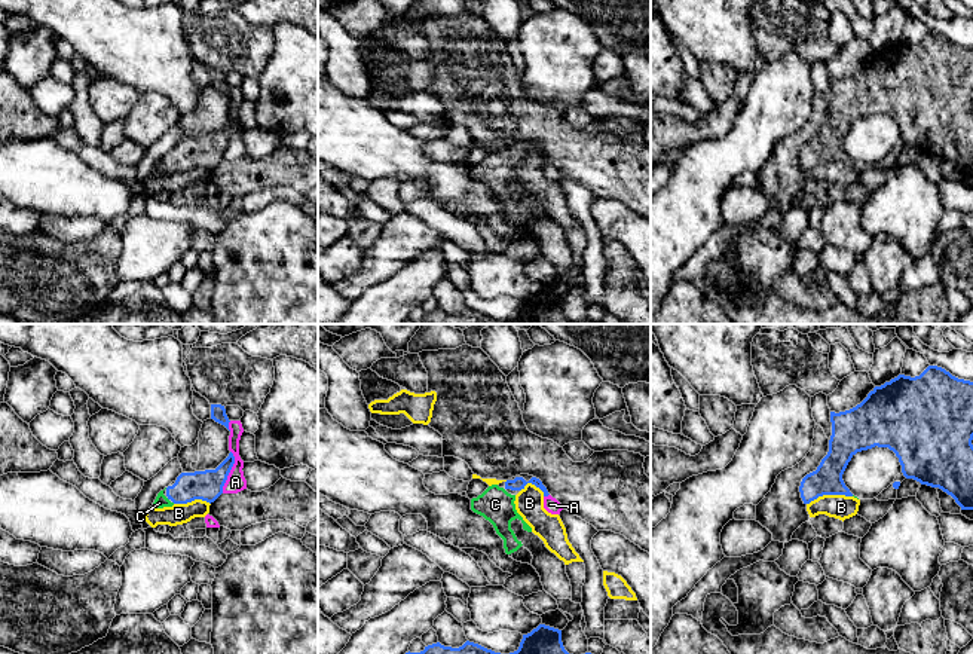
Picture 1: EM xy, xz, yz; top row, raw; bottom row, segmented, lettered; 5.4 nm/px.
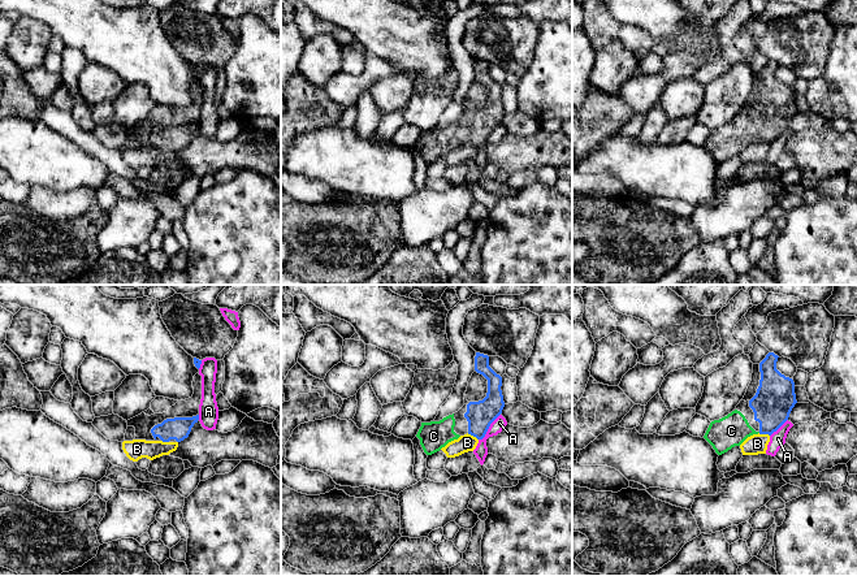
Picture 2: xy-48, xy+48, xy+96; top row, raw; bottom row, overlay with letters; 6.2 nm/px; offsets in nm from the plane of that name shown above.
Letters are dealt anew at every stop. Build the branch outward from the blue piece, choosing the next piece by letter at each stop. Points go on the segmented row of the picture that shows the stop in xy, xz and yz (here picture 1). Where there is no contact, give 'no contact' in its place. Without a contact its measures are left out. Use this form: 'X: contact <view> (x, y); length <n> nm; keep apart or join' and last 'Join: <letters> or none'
A: contact xy (229, 471); length 240 nm; keep apart
B: contact yz (829, 494); length 260 nm; keep apart
C: no contact; join
Join: C

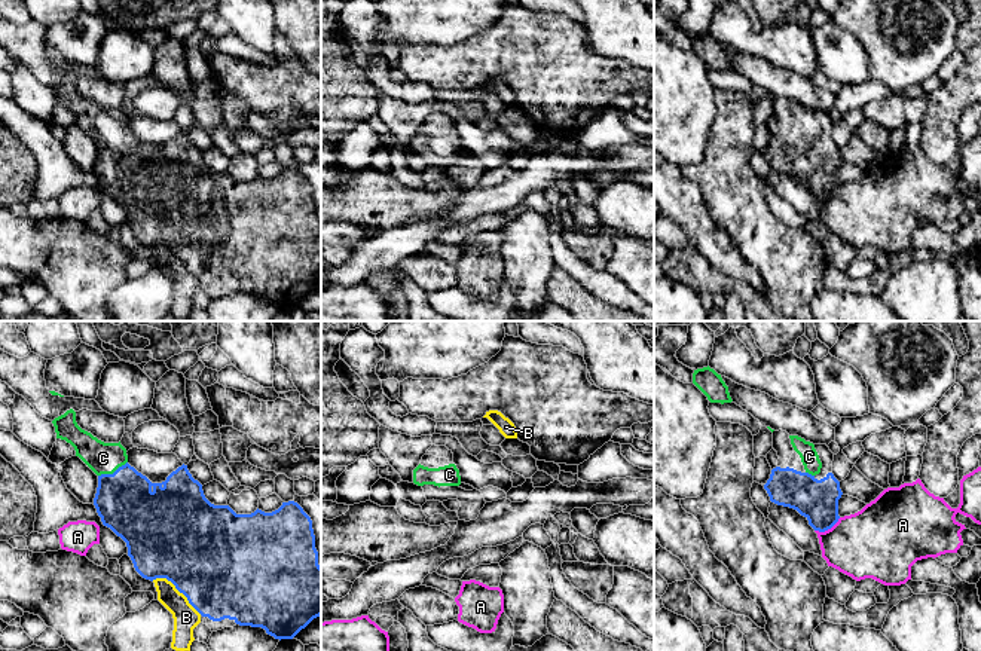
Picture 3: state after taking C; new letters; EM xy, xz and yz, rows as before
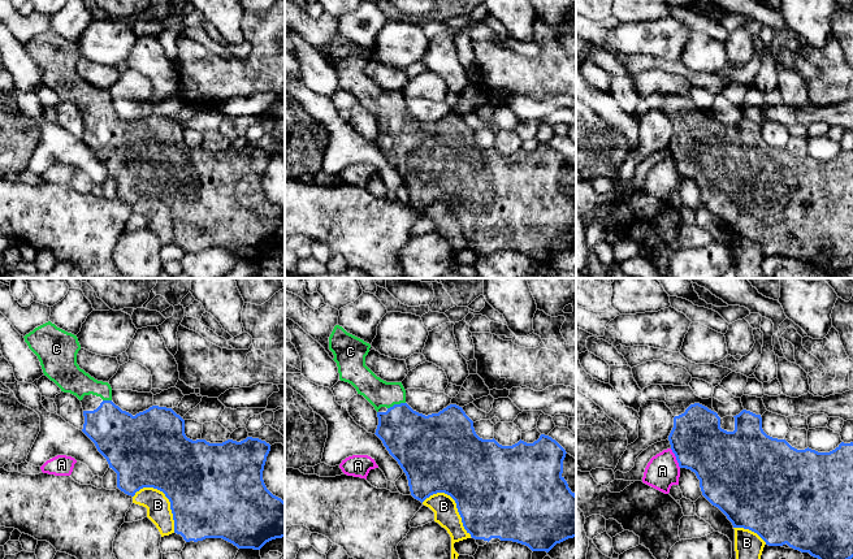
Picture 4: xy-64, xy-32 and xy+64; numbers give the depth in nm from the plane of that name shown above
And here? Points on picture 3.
A: contact yz (827, 529); length 160 nm; keep apart
B: contact xy (177, 589); length 320 nm; keep apart
C: contact xy (113, 473); length 180 nm; join
Join: C

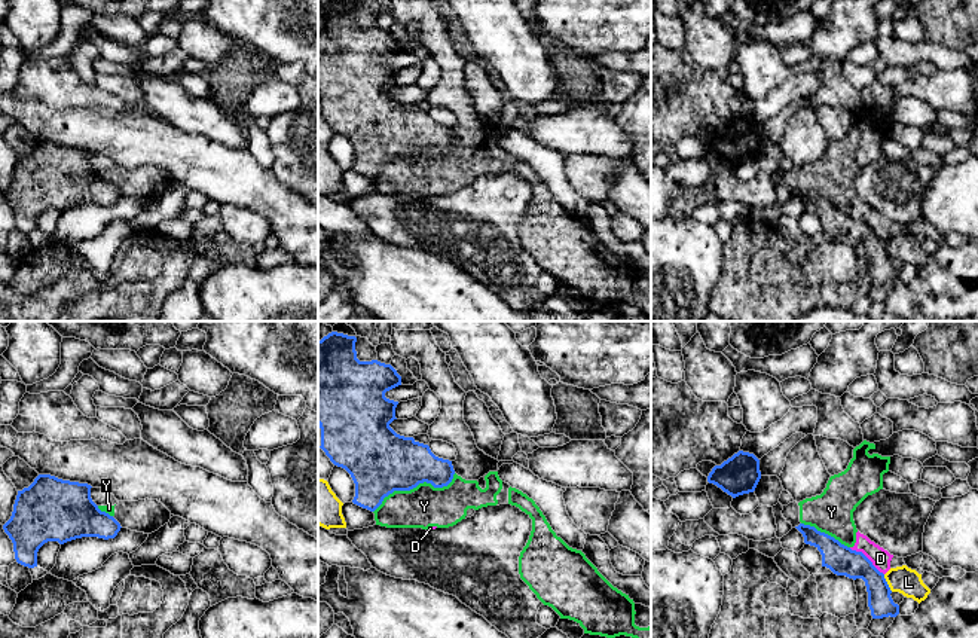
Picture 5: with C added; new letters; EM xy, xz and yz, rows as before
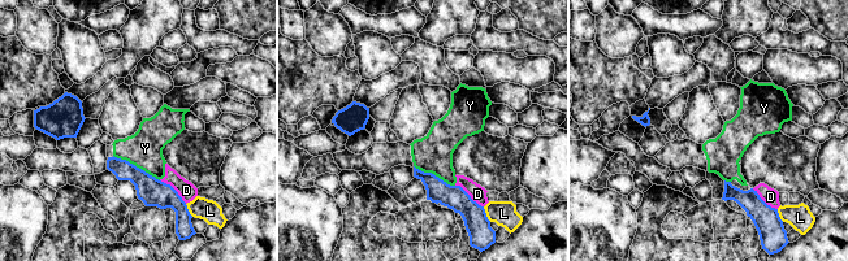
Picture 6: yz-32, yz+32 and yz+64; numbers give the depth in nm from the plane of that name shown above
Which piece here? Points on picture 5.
D: contact yz (867, 558); length 240 nm; keep apart
L: contact yz (886, 583); length 110 nm; keep apart
Y: contact xz (413, 487); length 500 nm; keep apart
Join: none

